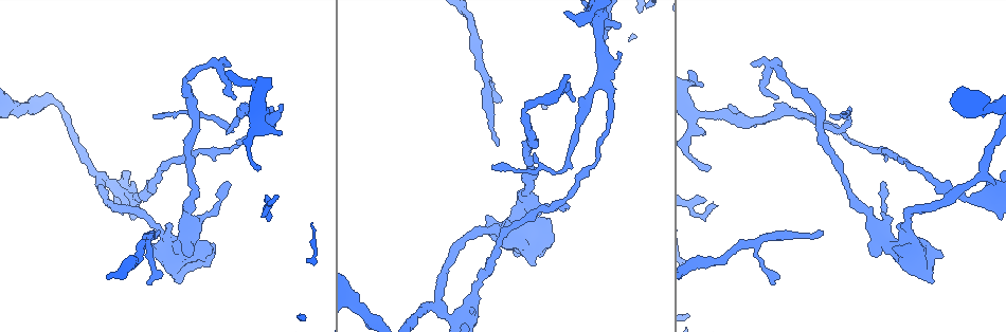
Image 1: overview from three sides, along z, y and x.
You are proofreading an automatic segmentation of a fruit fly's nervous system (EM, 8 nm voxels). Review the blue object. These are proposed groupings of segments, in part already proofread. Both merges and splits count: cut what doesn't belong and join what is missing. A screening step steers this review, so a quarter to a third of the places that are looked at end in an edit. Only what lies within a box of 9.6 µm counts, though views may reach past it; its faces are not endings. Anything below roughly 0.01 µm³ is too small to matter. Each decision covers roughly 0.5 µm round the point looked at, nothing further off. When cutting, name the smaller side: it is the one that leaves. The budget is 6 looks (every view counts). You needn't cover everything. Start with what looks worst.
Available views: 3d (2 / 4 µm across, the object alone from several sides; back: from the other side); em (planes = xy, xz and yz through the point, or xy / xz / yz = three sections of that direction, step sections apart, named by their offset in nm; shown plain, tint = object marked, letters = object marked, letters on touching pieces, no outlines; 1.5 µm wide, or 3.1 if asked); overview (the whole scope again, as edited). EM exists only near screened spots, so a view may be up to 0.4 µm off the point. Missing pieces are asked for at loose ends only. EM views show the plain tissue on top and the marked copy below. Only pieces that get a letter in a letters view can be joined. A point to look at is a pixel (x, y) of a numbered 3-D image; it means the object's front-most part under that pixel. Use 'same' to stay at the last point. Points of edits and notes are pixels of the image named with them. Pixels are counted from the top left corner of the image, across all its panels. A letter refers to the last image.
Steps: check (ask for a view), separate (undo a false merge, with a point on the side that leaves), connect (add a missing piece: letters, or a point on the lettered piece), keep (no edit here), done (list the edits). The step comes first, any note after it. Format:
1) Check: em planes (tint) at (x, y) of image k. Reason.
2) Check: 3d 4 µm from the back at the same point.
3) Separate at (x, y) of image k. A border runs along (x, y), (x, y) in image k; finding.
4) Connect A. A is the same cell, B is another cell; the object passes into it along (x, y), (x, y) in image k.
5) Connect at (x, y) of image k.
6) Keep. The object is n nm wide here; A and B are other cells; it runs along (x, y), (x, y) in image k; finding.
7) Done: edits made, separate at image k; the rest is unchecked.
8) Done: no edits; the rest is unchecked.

Check: em planes (letters) at (157, 233) of image 1. Free end.

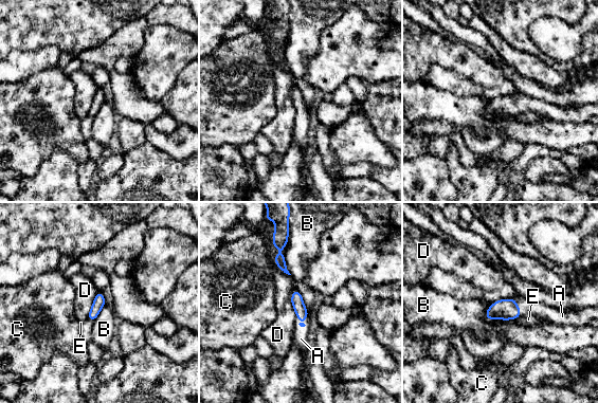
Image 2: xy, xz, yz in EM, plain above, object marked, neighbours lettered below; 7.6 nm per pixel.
Connect A. A is the same cell, B, C, D and E are other cells; the object passes into it along (301, 311), (302, 321), (301, 339) in image 2; it goes on there.

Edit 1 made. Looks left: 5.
Check: em yz step 4 (letters) at (606, 39) of image 1. Tapers out.

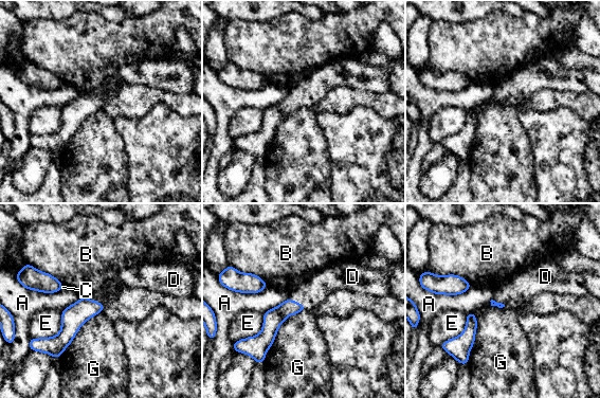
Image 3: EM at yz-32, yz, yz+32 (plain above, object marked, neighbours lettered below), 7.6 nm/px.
Check: em planes (letters) at the same point. Another direction.

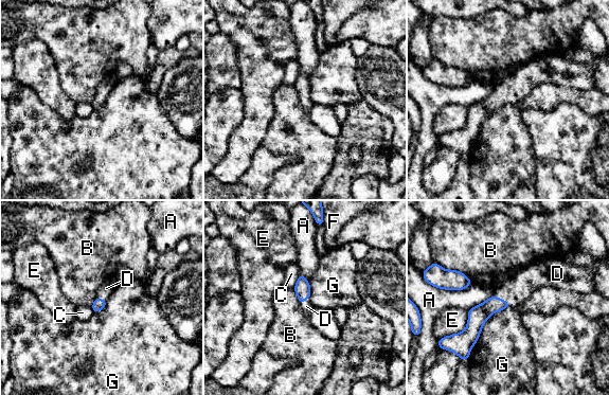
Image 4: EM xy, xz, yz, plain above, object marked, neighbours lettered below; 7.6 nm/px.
Connect D. The object is 90 nm wide here; D is the same cell, A, B, C, E, F and G are other cells; the object passes into it along (477, 316), (503, 300), (517, 289) in image 4; the cell continues.

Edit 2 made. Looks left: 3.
Done: edits made, connect at image 2, connect at image 4; the rest is unchecked.

